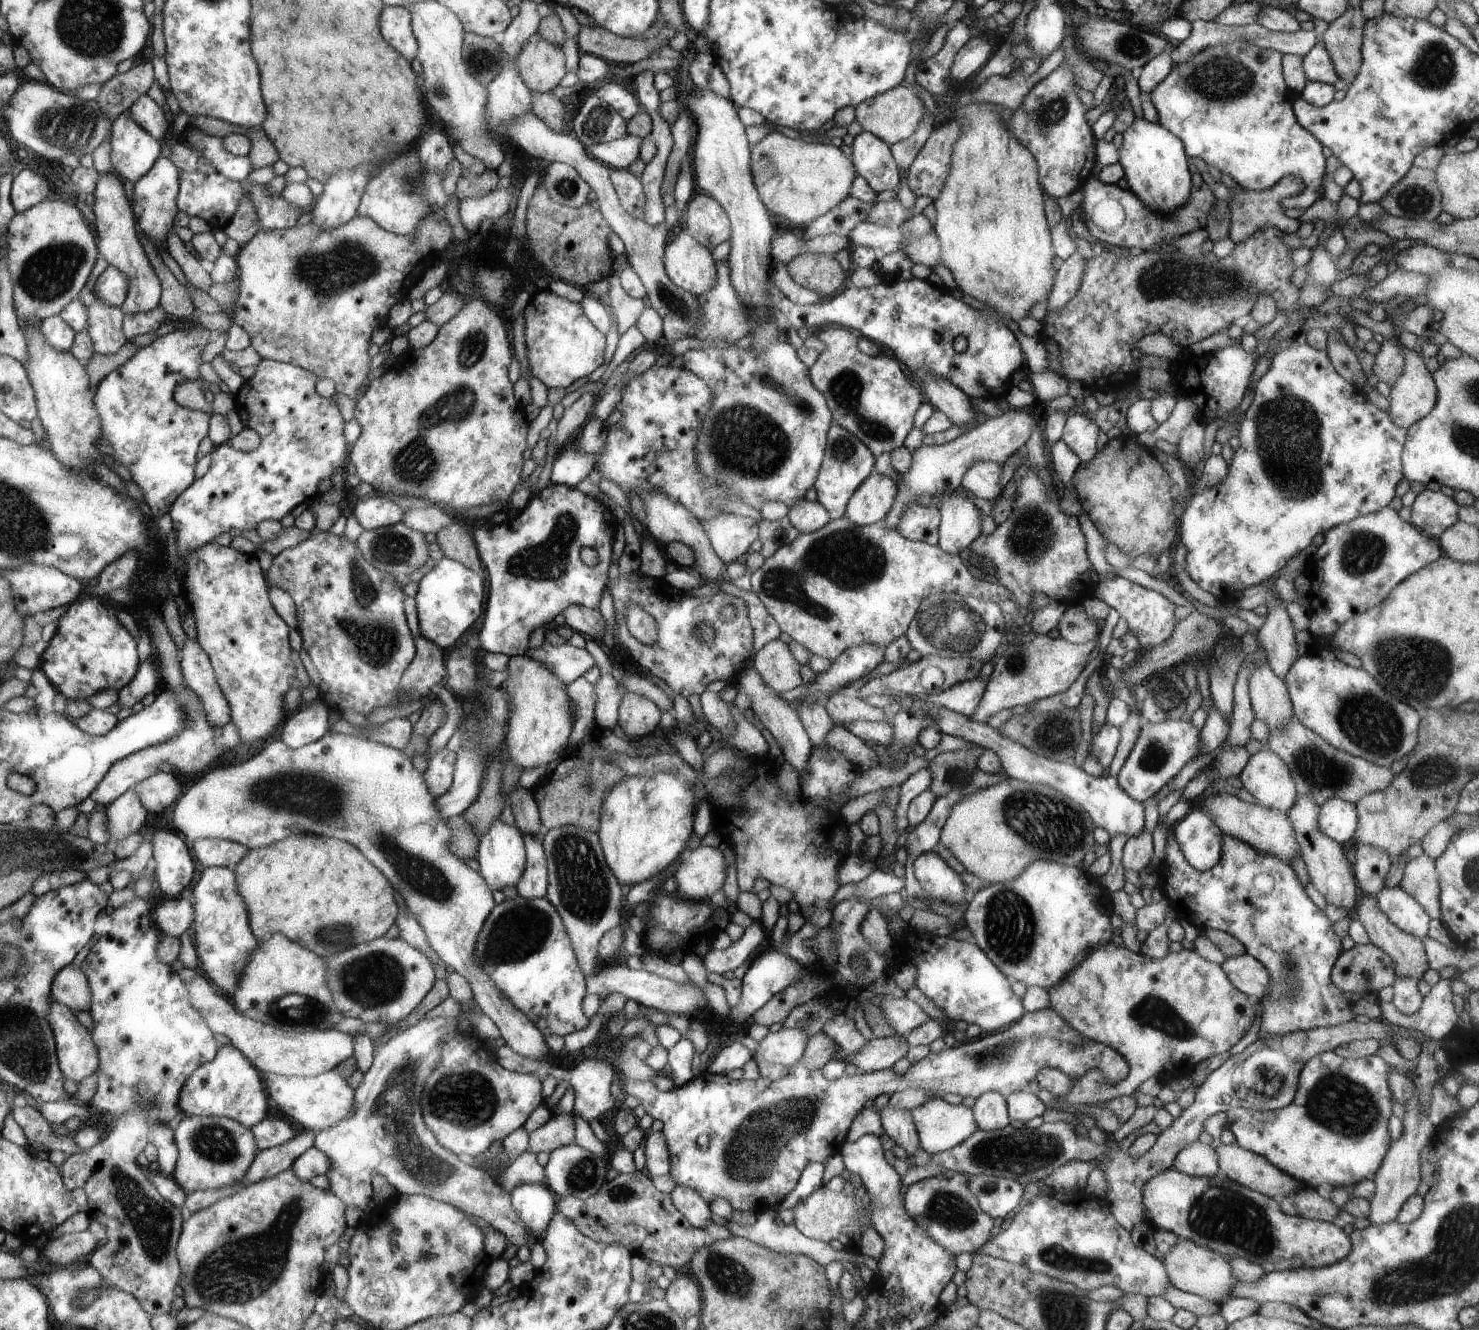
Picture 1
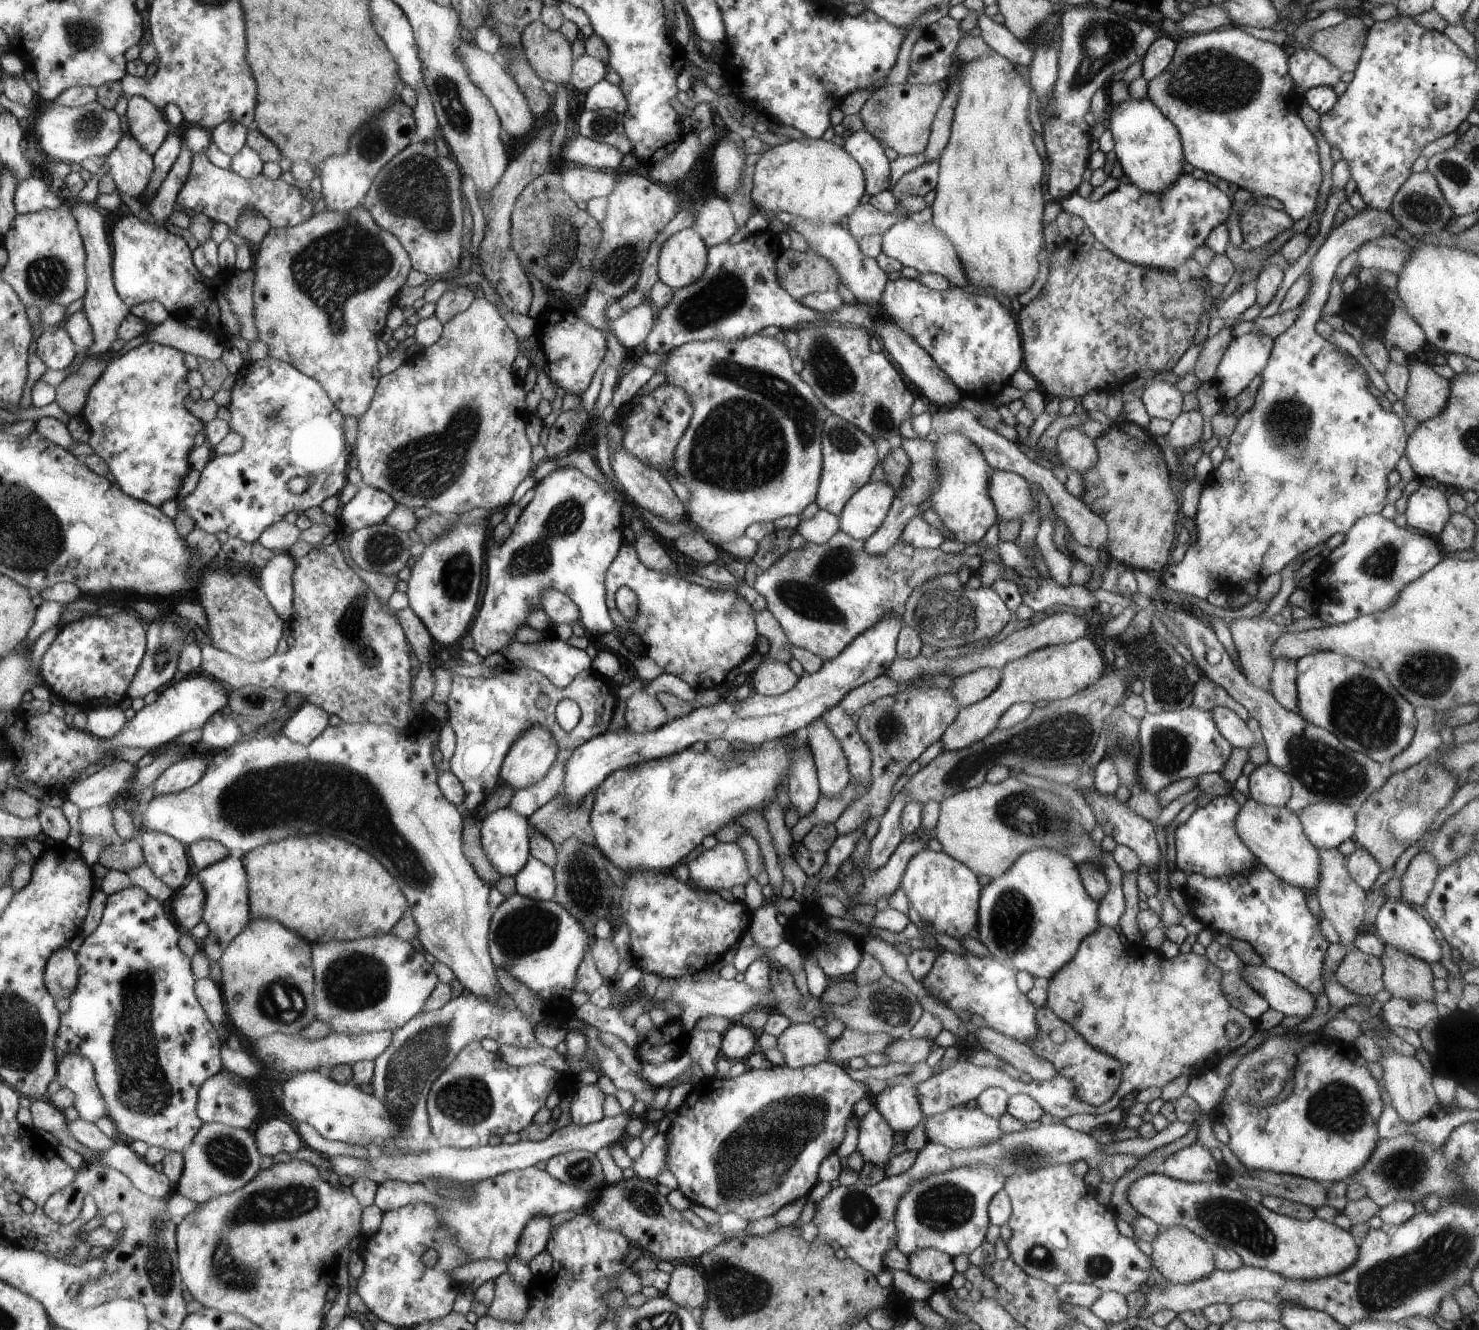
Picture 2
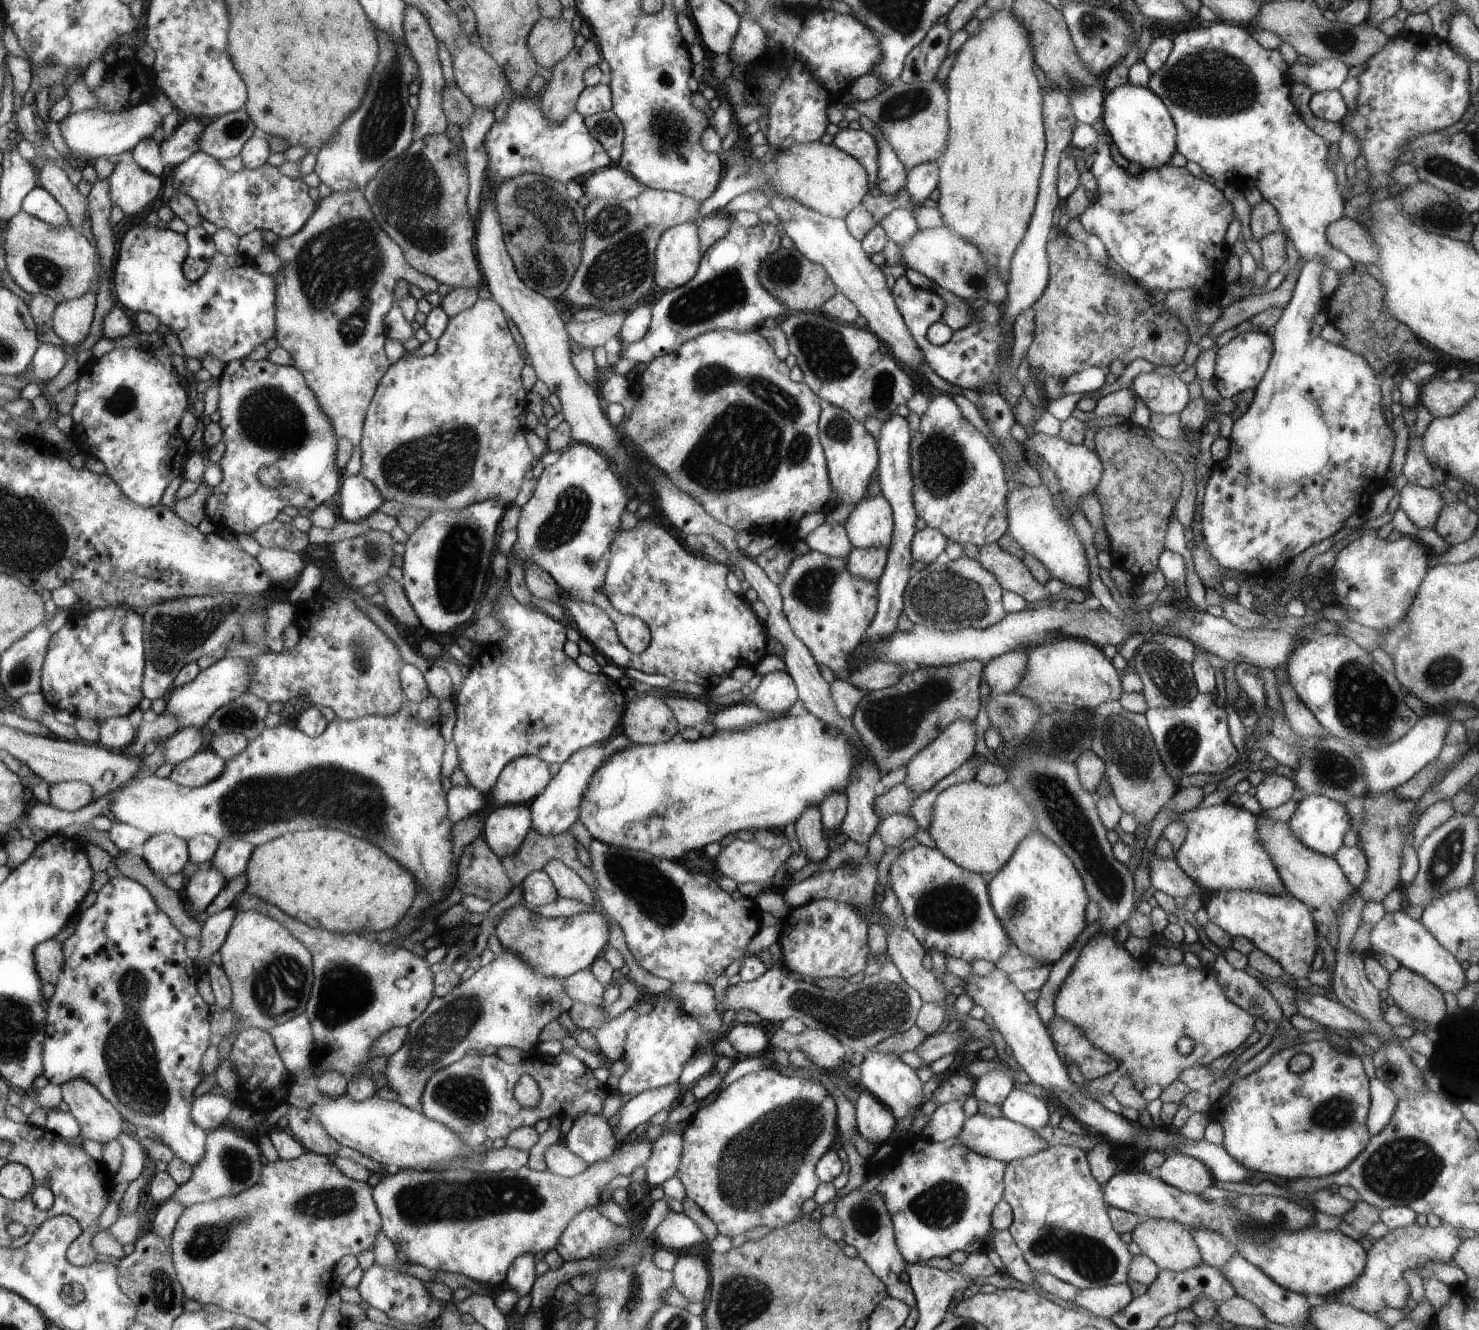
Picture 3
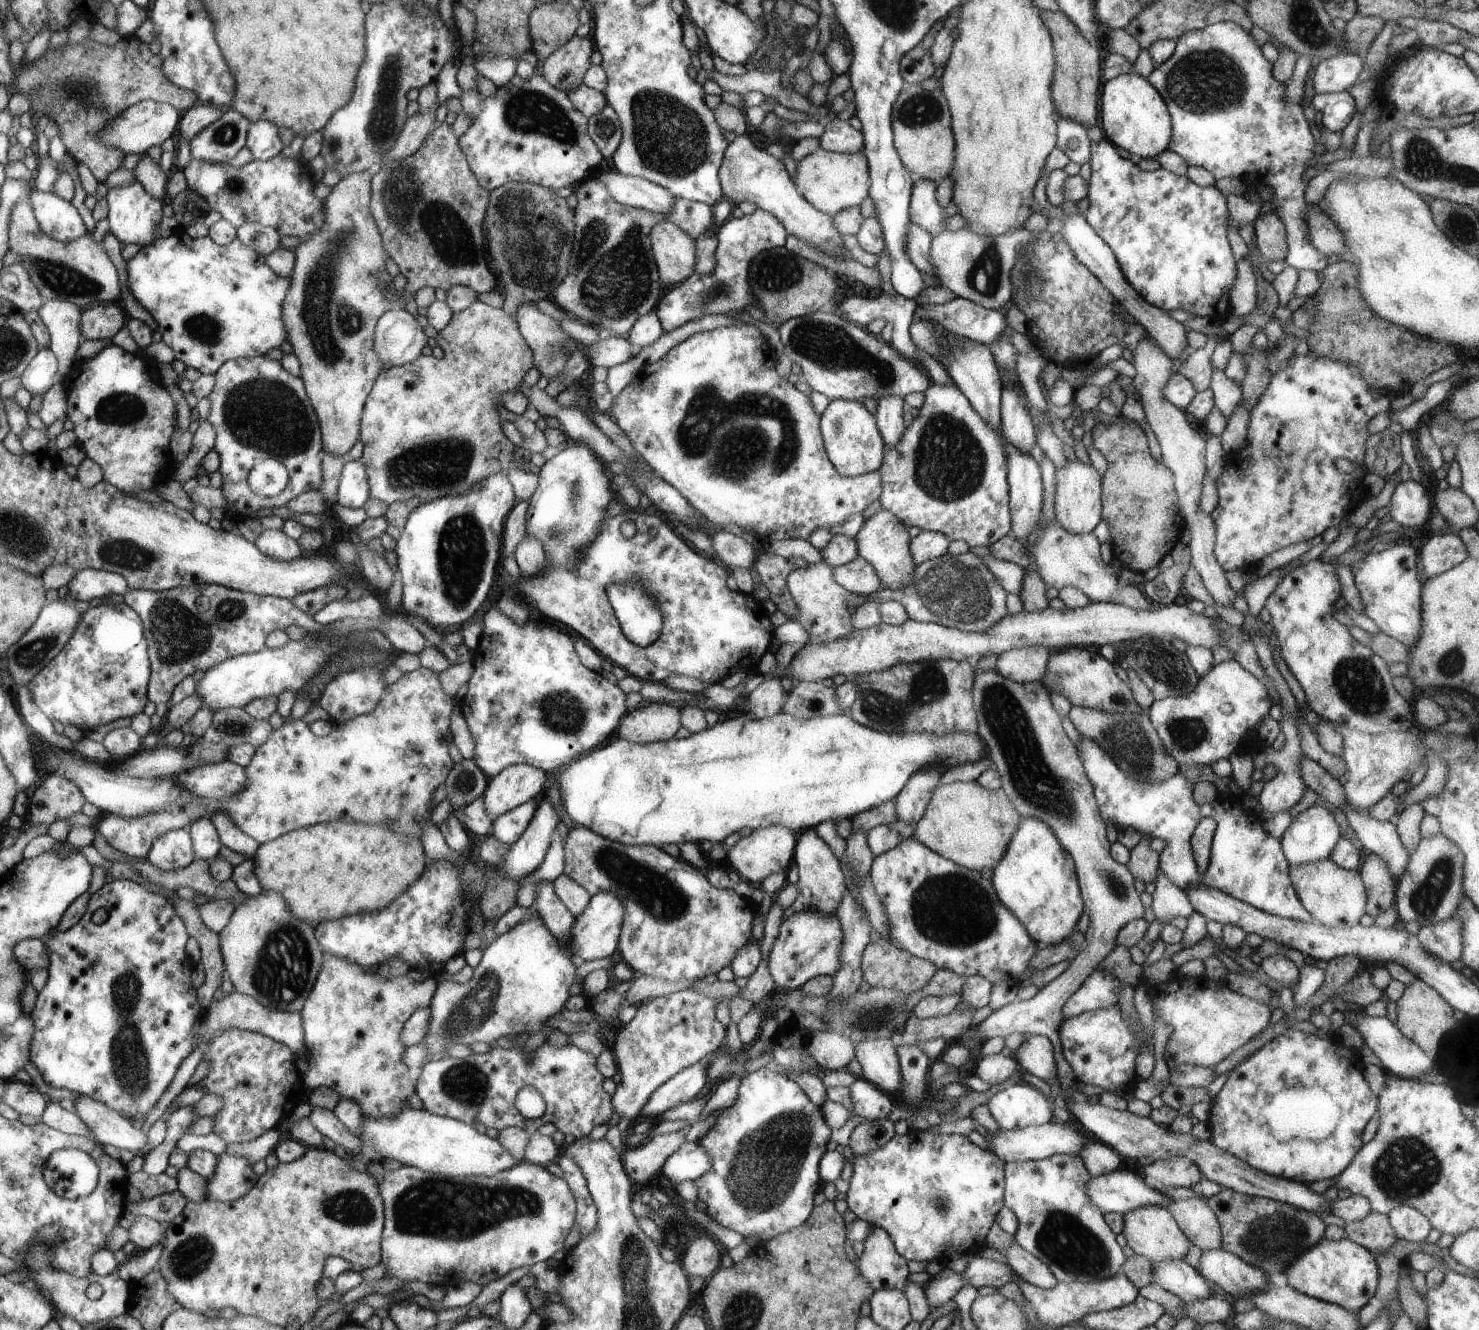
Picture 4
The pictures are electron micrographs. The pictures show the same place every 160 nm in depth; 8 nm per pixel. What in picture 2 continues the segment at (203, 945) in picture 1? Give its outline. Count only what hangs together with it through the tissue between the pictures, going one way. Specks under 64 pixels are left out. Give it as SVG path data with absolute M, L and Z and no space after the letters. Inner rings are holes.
M230 854L224 860L196 872L195 878L204 887L206 898L201 925L206 926L225 950L251 921L249 913L249 888L247 874L238 854Z

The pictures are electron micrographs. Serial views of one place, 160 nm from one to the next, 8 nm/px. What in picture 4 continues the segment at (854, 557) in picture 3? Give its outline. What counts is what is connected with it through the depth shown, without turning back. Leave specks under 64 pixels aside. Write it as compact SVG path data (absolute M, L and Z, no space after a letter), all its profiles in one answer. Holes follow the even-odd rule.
M861 556L852 562L833 568L833 577L846 587L846 590L866 597L874 595L883 586L877 570Z

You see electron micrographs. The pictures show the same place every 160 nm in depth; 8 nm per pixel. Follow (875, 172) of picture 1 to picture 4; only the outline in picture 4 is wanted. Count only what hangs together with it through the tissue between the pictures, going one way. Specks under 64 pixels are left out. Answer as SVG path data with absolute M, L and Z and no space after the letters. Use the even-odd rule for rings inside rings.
M834 119L826 125L819 139L819 146L827 151L850 154L865 152L865 135L854 130L848 121Z

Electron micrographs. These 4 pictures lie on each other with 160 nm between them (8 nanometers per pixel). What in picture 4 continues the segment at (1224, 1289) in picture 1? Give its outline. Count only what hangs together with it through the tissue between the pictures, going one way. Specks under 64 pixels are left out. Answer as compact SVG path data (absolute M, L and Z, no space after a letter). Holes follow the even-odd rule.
M1143 1206L1123 1215L1125 1227L1123 1234L1126 1237L1127 1245L1134 1250L1137 1255L1147 1258L1151 1263L1159 1263L1163 1260L1183 1261L1188 1250L1190 1241L1182 1232L1170 1211L1164 1207Z

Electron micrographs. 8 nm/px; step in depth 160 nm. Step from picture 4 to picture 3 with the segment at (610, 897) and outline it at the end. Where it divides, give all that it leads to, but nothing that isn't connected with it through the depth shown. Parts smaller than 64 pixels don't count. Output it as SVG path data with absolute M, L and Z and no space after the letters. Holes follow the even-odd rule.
M595 904L588 912L570 918L544 918L534 914L526 905L515 905L502 914L496 925L496 938L506 950L516 951L526 962L540 970L542 974L554 978L568 978L570 975L589 968L609 947L610 922L600 907Z

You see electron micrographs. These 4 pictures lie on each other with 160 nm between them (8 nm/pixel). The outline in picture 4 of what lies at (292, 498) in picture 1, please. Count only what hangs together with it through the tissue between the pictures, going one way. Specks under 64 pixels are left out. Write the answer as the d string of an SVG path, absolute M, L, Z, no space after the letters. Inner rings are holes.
M265 355L254 358L238 357L226 361L215 376L214 390L207 396L211 402L211 412L207 421L212 424L216 433L216 452L219 454L220 464L218 472L222 475L223 483L220 488L226 502L228 511L224 511L224 518L235 518L237 522L254 517L259 521L261 513L268 513L272 508L286 506L292 498L308 492L319 490L323 483L322 452L324 449L319 418L310 408L309 395L305 391L304 380L298 375L287 371L280 362L272 360ZM266 459L279 460L289 472L288 486L275 497L264 498L256 495L249 487L246 479L253 466Z

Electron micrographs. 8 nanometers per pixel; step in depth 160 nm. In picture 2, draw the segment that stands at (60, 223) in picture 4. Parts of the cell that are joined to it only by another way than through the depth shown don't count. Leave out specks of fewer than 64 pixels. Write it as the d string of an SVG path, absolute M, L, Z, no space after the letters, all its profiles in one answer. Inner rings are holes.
M39 172L19 182L13 198L18 215L55 209L62 205L62 202L62 199L50 190L50 186L44 182Z

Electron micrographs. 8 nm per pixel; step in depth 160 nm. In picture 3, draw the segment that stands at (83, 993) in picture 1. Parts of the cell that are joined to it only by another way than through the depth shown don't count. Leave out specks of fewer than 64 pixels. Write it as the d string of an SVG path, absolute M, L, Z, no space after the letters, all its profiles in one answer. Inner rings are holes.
M51 939L42 942L34 950L34 959L40 978L54 986L65 969L65 952L62 944Z

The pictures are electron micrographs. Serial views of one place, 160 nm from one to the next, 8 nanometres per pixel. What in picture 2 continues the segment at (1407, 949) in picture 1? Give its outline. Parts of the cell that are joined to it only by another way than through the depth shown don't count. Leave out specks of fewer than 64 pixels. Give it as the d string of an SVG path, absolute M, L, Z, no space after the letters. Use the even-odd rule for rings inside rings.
M1386 944L1380 960L1385 989L1393 996L1433 1002L1435 977L1426 961Z

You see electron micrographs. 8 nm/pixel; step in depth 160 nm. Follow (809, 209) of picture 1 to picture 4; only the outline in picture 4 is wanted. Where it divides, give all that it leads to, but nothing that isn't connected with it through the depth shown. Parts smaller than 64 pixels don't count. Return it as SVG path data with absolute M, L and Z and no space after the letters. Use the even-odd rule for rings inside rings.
M819 147L816 152L807 155L796 163L796 175L793 183L798 192L814 208L833 217L842 209L858 206L868 196L868 165L864 154L839 153Z

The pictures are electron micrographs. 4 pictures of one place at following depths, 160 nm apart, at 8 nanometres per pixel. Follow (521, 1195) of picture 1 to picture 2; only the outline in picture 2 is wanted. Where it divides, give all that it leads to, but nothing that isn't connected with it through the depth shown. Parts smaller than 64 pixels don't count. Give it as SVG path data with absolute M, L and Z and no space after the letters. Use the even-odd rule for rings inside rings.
M538 1215L525 1226L525 1230L517 1246L517 1256L528 1262L544 1251L550 1234L550 1217Z

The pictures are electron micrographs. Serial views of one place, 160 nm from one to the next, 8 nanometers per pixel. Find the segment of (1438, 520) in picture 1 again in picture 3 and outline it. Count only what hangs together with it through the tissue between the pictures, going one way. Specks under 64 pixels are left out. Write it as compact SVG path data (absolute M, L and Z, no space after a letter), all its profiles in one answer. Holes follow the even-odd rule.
M1407 483L1400 490L1400 510L1422 530L1435 530L1434 524L1442 512L1443 500L1436 488L1424 488Z

